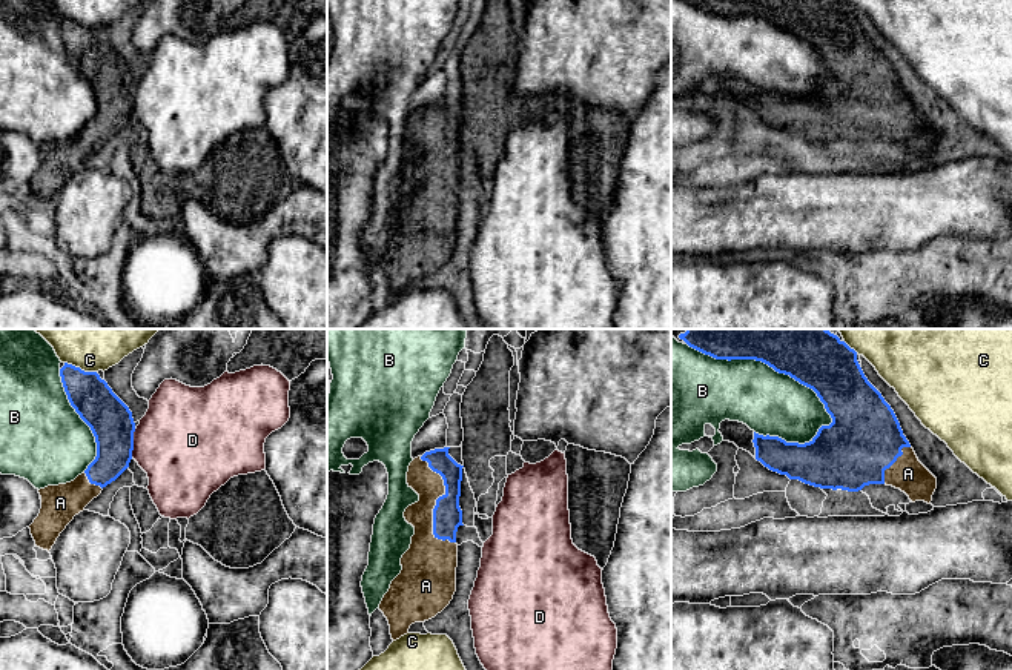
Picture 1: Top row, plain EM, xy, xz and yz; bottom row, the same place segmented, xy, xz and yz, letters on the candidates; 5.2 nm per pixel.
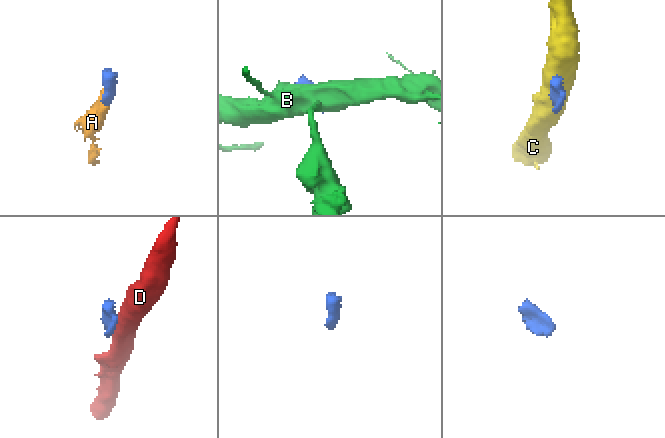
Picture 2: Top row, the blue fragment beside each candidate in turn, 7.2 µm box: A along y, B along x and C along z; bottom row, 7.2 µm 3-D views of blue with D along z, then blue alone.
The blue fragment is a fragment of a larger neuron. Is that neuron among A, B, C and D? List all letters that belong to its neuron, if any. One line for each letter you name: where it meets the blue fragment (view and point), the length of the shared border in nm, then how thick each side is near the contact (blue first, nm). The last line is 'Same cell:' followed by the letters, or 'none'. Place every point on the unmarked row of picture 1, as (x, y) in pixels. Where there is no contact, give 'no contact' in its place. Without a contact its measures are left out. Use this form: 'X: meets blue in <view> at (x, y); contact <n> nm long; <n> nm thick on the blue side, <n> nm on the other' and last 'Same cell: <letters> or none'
A: meets blue in xz at (436, 160); contact 500 nm long; 160 nm thick on the blue side, 170 nm on the other
Same cell: A

